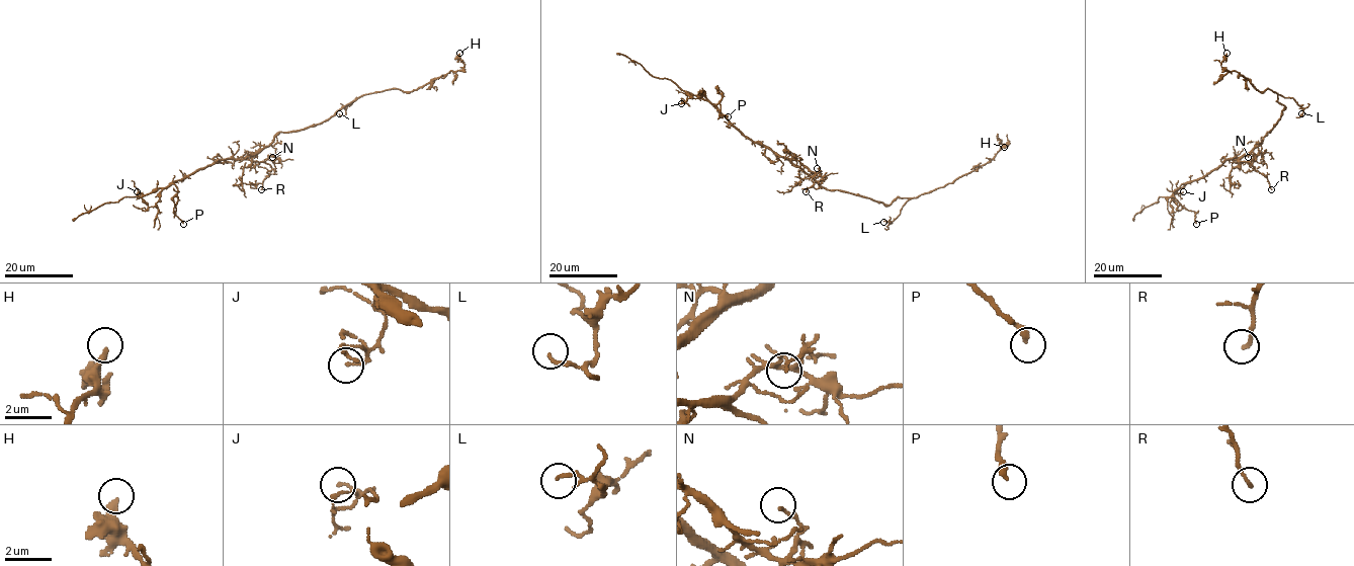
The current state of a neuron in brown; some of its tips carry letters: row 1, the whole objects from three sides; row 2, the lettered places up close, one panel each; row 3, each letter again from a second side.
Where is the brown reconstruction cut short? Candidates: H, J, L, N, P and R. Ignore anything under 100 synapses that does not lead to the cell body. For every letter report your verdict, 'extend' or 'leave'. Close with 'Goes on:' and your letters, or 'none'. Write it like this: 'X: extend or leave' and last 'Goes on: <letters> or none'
H: leave
J: leave
L: leave
N: leave
P: leave
R: leave
Goes on: none

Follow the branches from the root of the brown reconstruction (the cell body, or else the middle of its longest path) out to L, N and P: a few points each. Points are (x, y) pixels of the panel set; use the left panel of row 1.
L: (270, 143), (280, 132), (301, 131), (328, 120), (363, 94), (347, 106), (343, 115), (339, 113)
N: (270, 143), (247, 158), (265, 161), (272, 157)
P: (270, 143), (243, 159), (221, 159), (174, 181), (178, 199), (174, 212), (183, 224)

